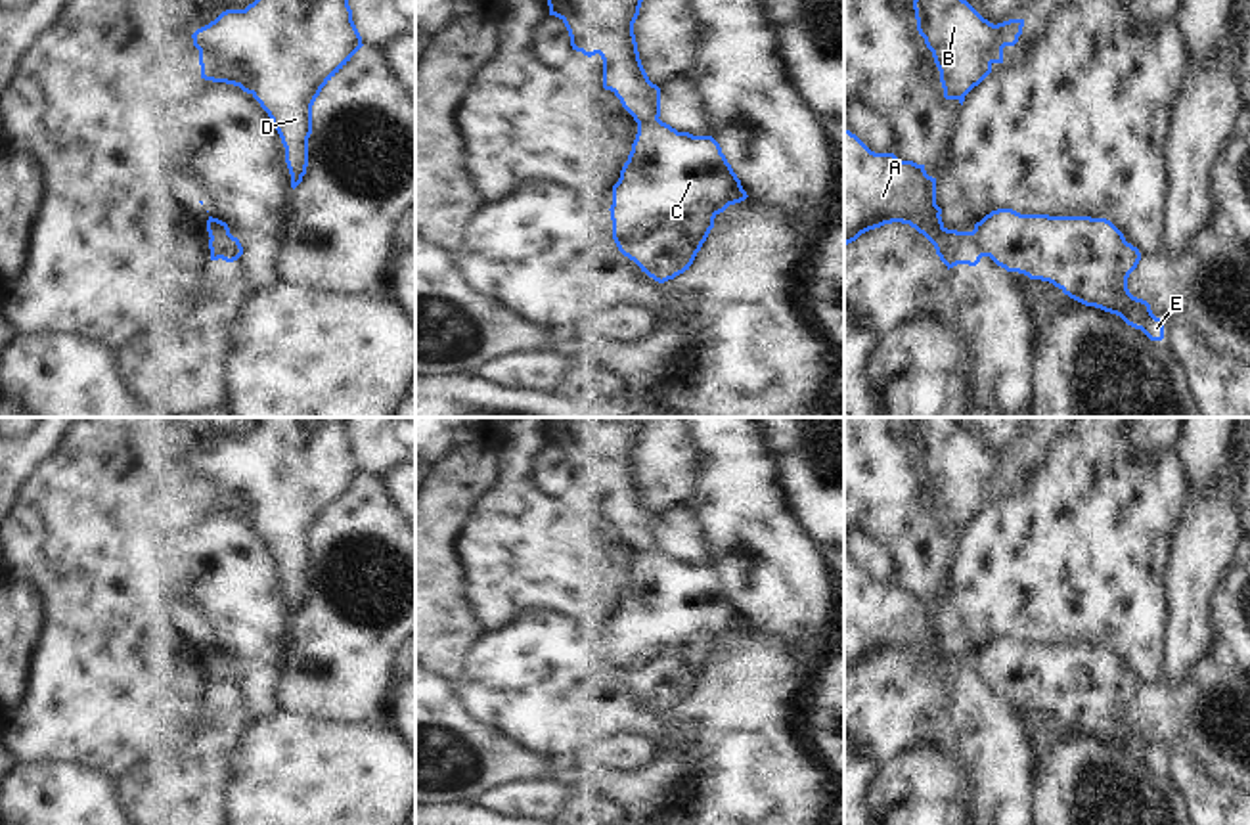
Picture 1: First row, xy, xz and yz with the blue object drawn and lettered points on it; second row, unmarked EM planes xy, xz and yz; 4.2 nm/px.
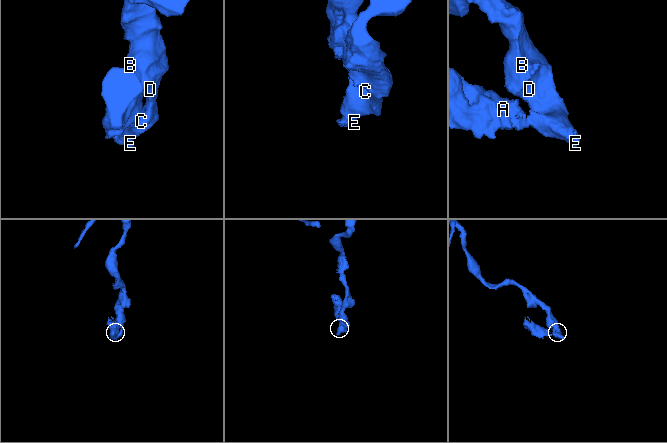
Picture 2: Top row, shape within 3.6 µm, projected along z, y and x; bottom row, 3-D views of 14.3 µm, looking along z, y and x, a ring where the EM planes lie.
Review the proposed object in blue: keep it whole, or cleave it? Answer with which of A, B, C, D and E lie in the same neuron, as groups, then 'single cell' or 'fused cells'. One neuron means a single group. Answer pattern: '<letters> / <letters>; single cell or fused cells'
A / B C D E; fused cells

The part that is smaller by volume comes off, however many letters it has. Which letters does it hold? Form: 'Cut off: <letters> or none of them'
Cut off: A

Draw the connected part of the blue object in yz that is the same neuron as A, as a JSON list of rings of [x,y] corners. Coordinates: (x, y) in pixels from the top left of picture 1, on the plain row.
[[[844,557],[844,674],[884,653],[902,651],[923,662],[949,697],[982,687],[972,660],[948,658],[936,634],[936,607],[925,593],[871,580]]]

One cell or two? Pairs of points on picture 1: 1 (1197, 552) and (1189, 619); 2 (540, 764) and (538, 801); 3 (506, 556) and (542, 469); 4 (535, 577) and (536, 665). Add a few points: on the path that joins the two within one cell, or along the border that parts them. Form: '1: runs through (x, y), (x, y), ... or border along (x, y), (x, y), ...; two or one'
1: runs through (1197, 569), (1189, 602); one
2: border along (544, 776), (500, 781), (496, 785); two
3: border along (548, 443), (533, 460), (533, 483), (550, 498); two
4: border along (559, 615), (544, 611), (519, 613), (494, 630); two

